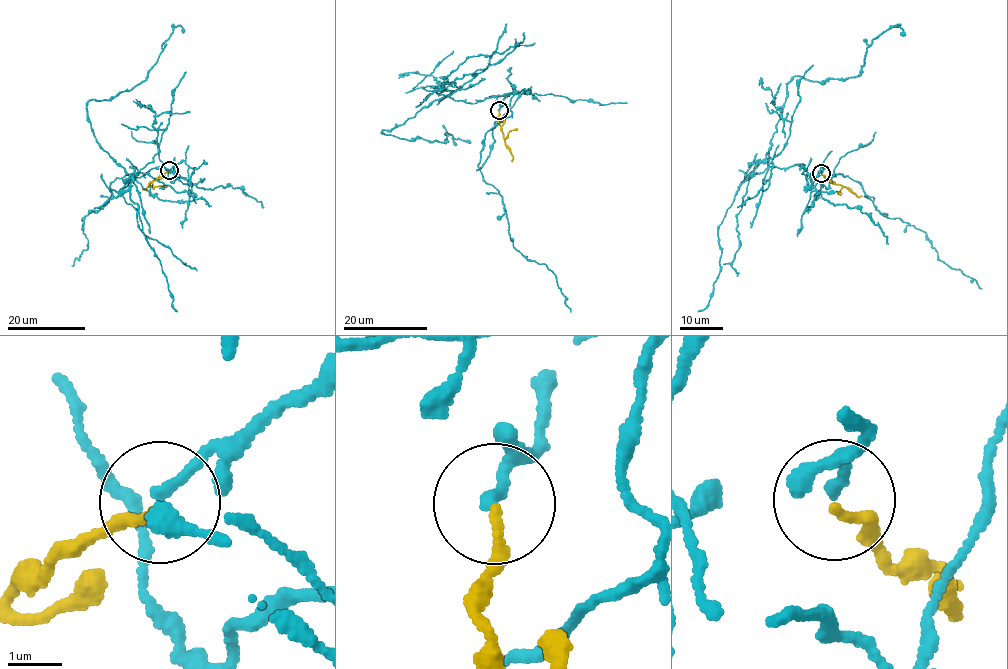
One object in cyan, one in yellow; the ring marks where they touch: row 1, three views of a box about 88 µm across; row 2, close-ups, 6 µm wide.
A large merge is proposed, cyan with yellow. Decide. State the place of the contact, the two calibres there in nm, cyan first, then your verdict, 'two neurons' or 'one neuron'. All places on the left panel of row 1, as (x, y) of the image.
(169, 170) | 190/170 nm | two neurons

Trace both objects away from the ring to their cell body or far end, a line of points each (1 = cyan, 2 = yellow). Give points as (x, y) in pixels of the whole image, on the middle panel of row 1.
1: (499, 110), (515, 92), (470, 104), (445, 96), (382, 131), (446, 142), (450, 133), (470, 143)
2: (499, 110), (498, 119), (511, 161)

